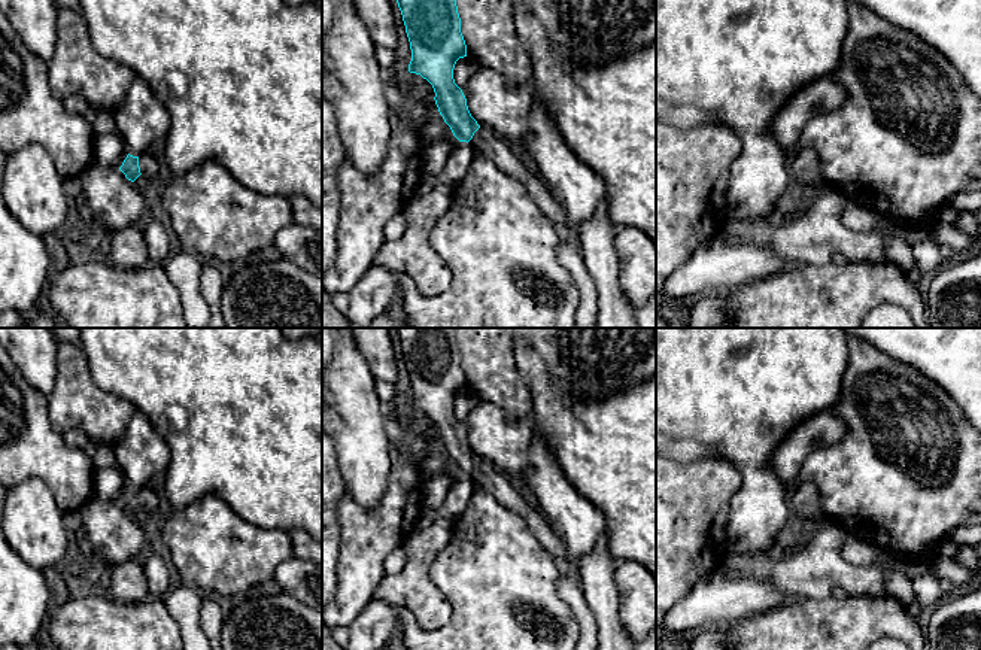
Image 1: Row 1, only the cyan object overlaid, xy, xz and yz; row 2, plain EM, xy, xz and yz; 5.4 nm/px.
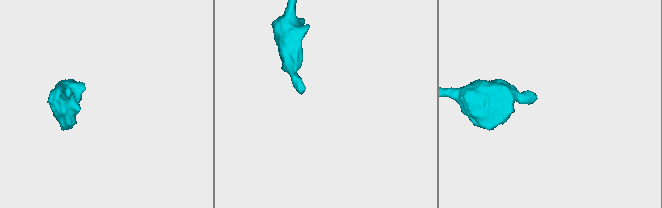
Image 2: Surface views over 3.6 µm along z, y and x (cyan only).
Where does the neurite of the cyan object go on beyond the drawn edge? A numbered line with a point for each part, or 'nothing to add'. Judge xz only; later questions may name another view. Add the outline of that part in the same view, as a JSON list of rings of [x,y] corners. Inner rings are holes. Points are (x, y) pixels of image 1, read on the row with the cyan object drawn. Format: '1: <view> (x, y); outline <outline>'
1: xz (597, 234); outline [[[480,127],[468,143],[501,171],[522,182],[547,218],[577,233],[580,253],[596,288],[596,328],[640,328],[637,312],[620,288],[620,259],[614,247],[619,228],[608,218],[607,200],[598,204],[589,219],[571,221],[538,174],[532,173],[492,128]]]

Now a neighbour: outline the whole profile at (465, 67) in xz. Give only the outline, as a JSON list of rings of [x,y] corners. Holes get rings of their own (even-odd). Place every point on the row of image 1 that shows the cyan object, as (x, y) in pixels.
[[[468,57],[459,58],[453,69],[453,79],[455,83],[462,89],[467,83],[467,81],[479,70],[476,61],[473,61]]]

